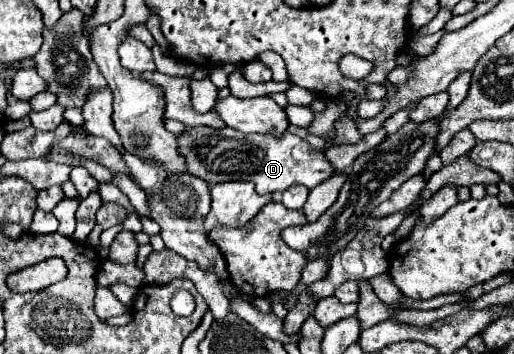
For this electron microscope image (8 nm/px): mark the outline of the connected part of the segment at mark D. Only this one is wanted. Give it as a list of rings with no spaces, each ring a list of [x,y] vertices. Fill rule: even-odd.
[[[195,126],[177,136],[177,150],[187,162],[187,172],[203,178],[209,186],[231,180],[249,180],[255,184],[257,194],[283,192],[293,184],[313,188],[321,184],[321,180],[335,174],[335,168],[325,162],[323,152],[313,150],[305,140],[289,132],[285,132],[281,138],[271,138],[261,134],[241,134],[229,126]],[[217,134],[221,134],[221,138],[217,138]]]

